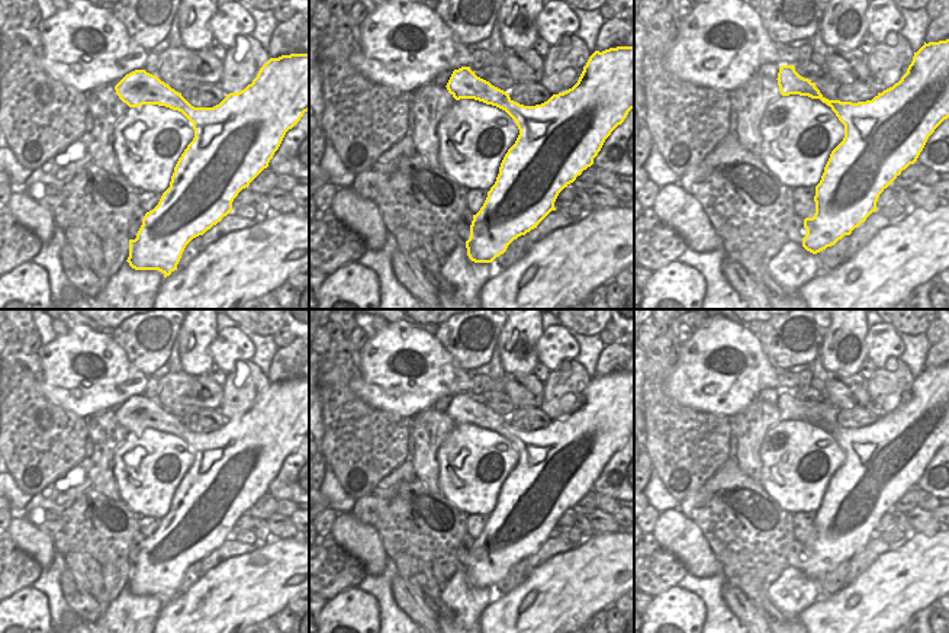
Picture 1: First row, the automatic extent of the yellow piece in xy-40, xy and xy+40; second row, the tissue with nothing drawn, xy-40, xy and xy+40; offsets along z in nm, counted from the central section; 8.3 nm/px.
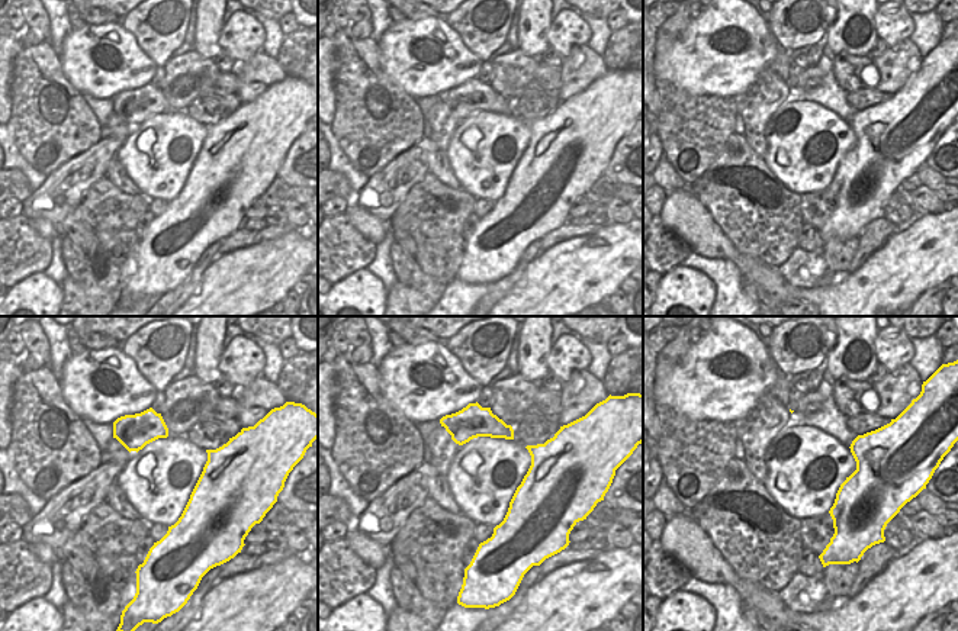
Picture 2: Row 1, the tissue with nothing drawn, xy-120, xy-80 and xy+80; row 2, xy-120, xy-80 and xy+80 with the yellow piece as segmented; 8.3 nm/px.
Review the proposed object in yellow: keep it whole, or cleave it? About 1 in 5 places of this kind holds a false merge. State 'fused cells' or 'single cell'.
single cell

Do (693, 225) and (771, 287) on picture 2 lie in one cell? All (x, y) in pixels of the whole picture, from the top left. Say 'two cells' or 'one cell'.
one cell

